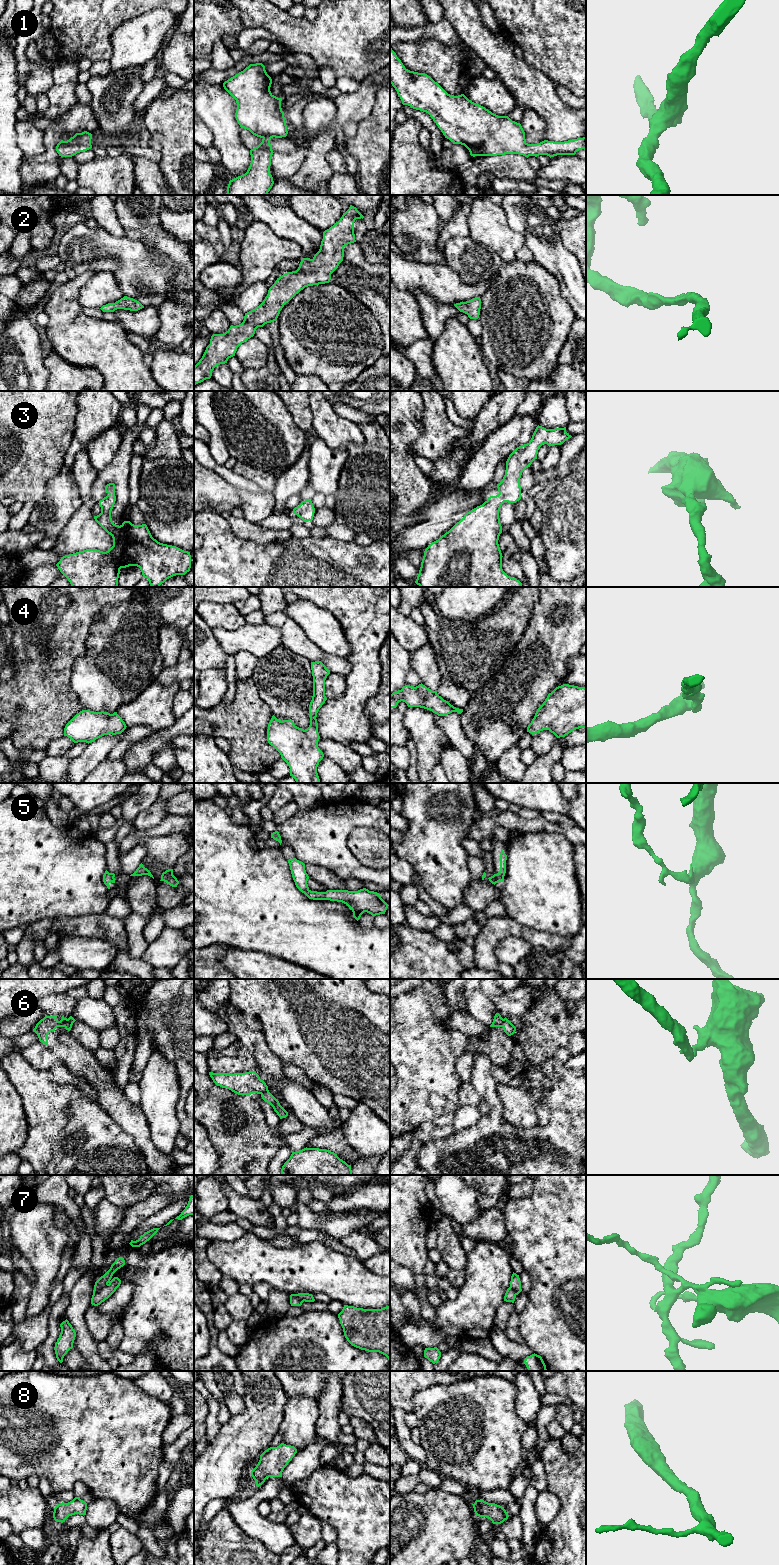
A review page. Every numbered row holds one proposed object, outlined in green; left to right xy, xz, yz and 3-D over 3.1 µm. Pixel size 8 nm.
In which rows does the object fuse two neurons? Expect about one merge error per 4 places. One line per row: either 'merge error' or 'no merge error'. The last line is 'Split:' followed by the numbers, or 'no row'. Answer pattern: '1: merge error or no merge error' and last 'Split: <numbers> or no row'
1: no merge error
2: no merge error
3: no merge error
4: no merge error
5: no merge error
6: merge error
7: merge error
8: no merge error
Split: 6, 7

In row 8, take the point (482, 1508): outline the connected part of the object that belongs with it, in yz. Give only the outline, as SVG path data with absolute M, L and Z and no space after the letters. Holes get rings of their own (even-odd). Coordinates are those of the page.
M483 1499L476 1500L472 1505L476 1516L486 1517L490 1519L493 1524L501 1524L509 1517L504 1507L495 1503L488 1503Z

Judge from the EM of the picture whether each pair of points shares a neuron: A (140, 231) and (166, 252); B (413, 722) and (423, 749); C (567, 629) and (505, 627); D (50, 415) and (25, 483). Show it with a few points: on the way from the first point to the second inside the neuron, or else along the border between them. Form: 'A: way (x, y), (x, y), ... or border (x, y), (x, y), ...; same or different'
A: way (146, 232), (160, 246); same
B: way (420, 729), (423, 732), (423, 742); same
C: border (534, 606), (529, 623), (514, 648); different
D: way (40, 432), (25, 447), (25, 466); same

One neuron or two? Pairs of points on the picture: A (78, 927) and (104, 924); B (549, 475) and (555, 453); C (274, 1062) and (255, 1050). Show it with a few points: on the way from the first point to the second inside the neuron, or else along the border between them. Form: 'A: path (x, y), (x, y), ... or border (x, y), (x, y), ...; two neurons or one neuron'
A: path (84, 926), (98, 926); one neuron
B: path (549, 470), (552, 458); one neuron
C: path (269, 1062), (260, 1054); one neuron

